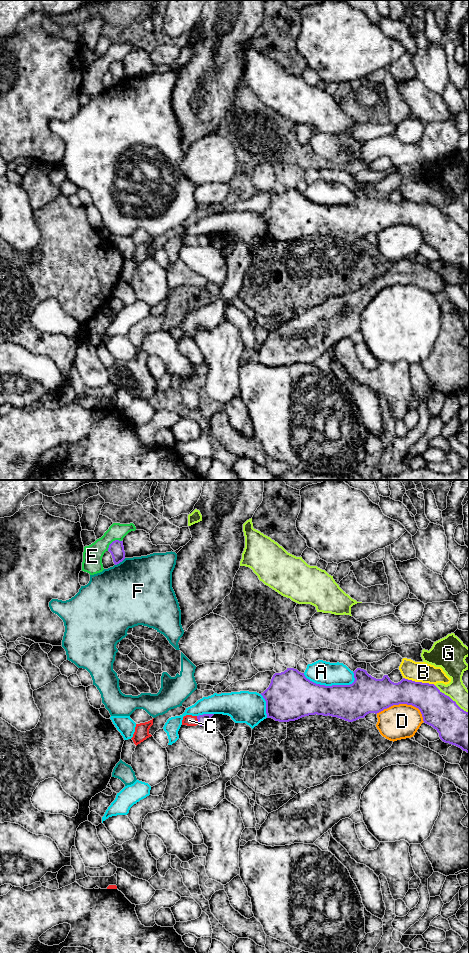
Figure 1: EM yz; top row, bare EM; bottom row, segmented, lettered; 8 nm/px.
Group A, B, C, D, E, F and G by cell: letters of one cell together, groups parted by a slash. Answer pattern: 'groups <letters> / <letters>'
groups A / B / C / D / E / F / G

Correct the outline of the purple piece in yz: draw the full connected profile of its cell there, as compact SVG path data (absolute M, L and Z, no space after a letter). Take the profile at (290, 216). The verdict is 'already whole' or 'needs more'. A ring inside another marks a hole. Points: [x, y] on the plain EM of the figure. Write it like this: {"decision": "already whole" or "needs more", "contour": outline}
{"decision": "already whole", "contour": "M294 188L275 193L269 207L261 213L266 221L267 238L289 242L317 234L353 242L364 238L369 233L377 234L393 225L407 224L420 230L424 243L436 249L443 262L455 265L469 273L469 233L461 229L434 204L415 202L405 198L394 203L388 195L384 195L382 199L376 199L361 188L357 188L353 193L355 200L352 204L332 206L316 204Z"}

